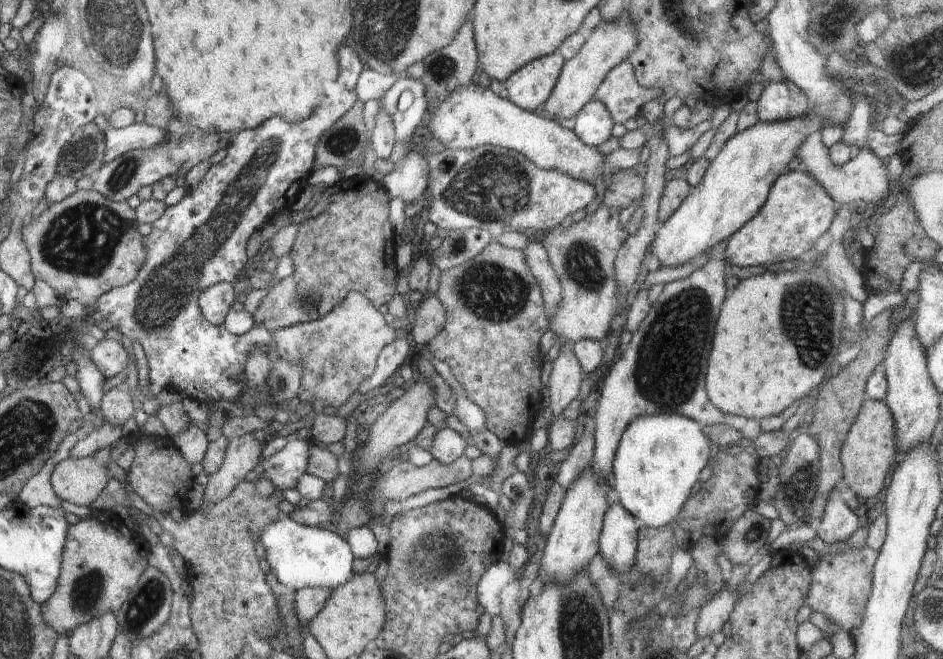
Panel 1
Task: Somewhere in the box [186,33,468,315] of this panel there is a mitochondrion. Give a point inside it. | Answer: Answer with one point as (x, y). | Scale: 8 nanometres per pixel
(341, 142)

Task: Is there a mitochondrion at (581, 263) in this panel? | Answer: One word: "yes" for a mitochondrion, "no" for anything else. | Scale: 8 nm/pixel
yes

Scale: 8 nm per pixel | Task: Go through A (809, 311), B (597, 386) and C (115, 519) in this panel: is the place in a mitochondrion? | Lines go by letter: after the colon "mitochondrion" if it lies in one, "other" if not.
A: mitochondrion
B: other
C: other

